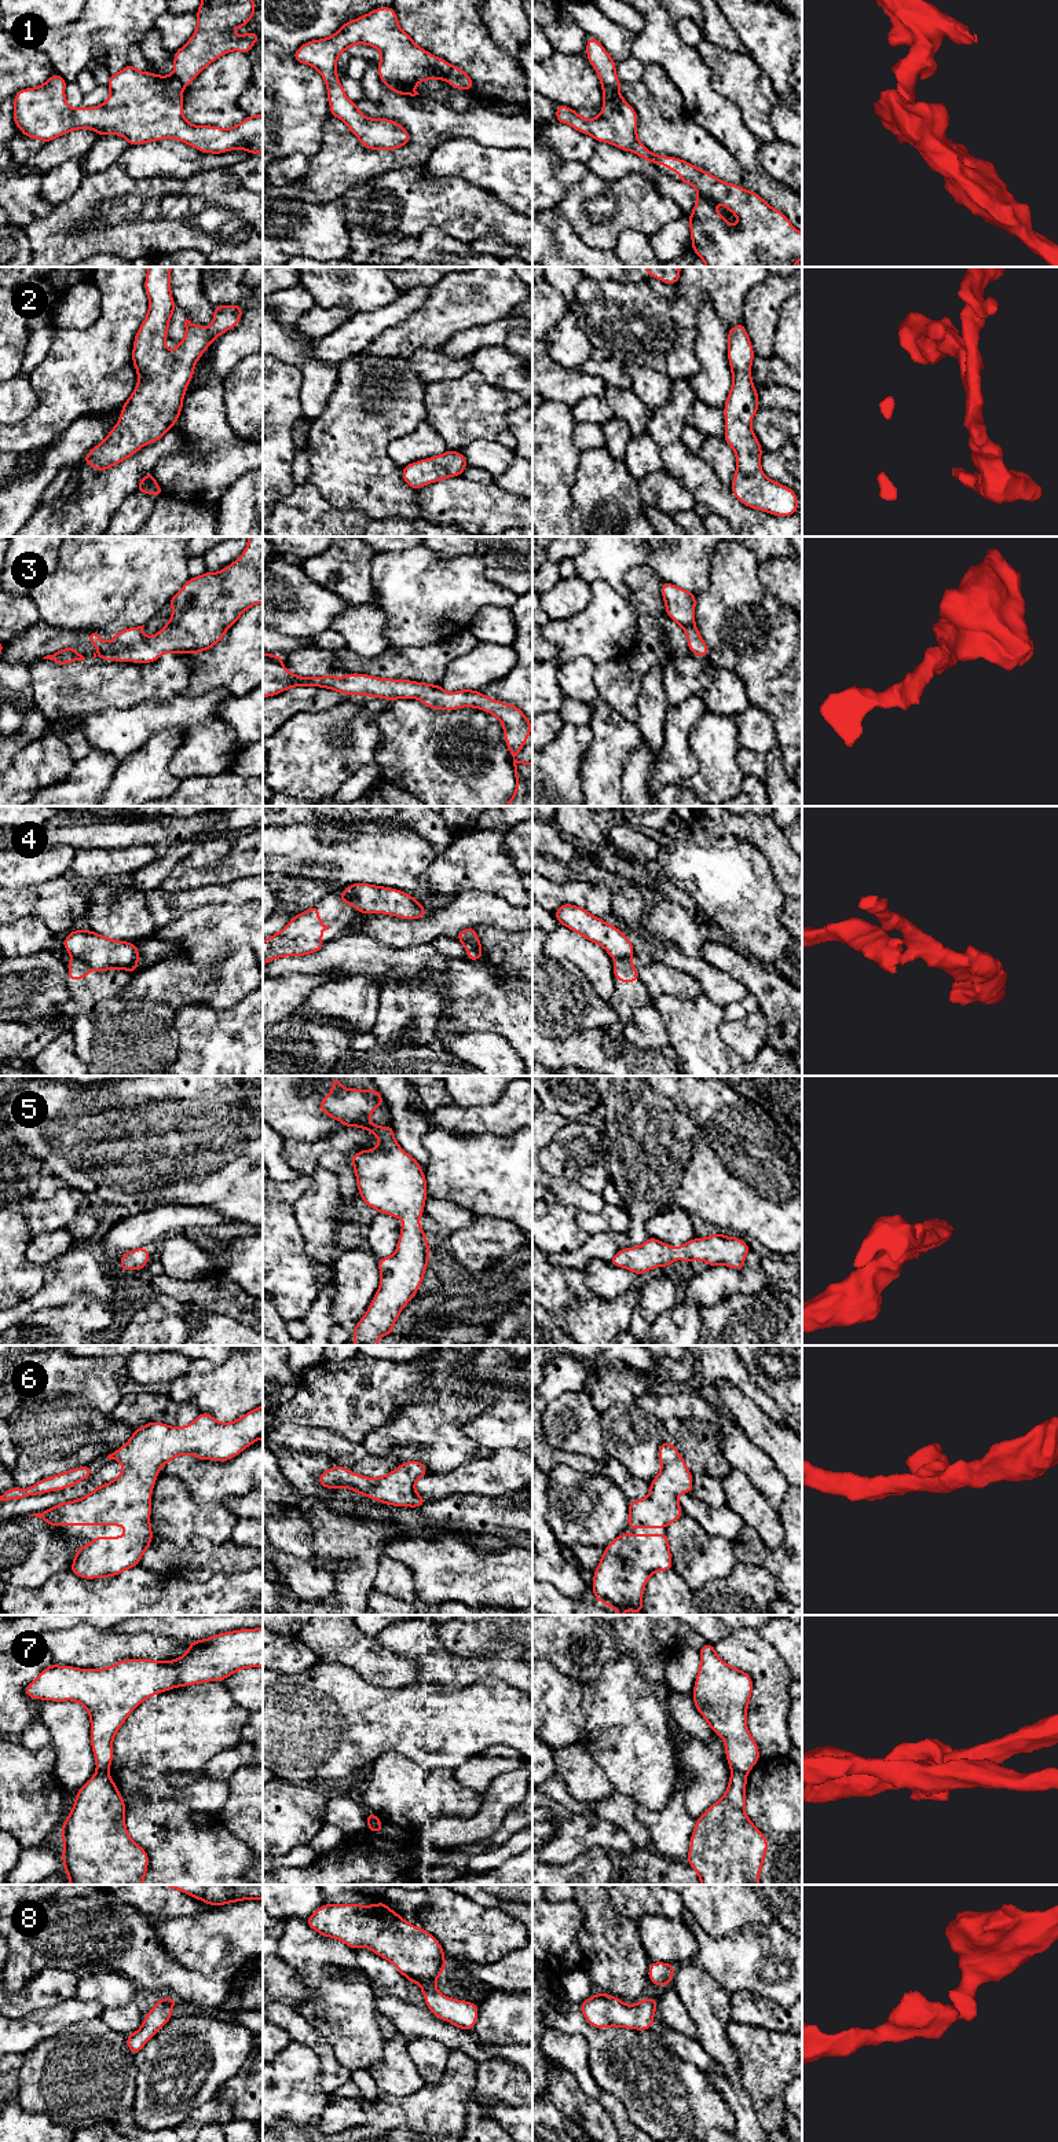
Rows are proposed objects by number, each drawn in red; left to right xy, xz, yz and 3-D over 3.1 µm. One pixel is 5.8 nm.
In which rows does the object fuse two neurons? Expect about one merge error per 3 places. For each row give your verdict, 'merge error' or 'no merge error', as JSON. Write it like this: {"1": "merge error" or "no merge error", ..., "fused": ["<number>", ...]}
{"1": "merge error", "2": "no merge error", "3": "no merge error", "4": "merge error", "5": "no merge error", "6": "no merge error", "7": "merge error", "8": "no merge error", "fused": ["1", "4", "7"]}

